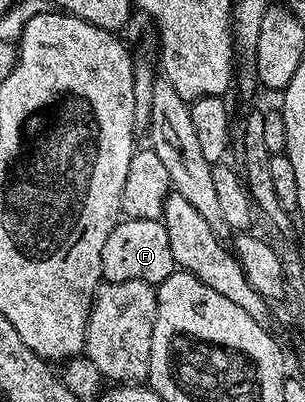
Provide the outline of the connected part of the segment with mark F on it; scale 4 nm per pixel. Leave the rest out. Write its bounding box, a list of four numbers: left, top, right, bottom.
[101,217,176,287]

